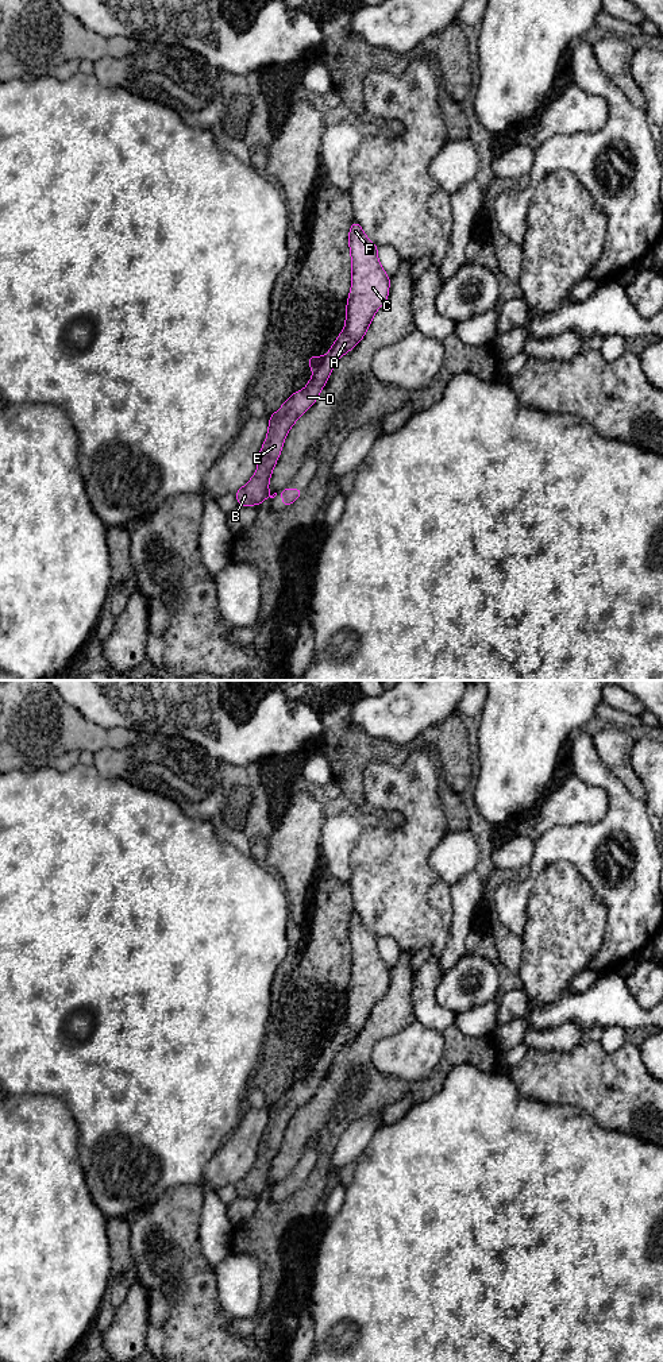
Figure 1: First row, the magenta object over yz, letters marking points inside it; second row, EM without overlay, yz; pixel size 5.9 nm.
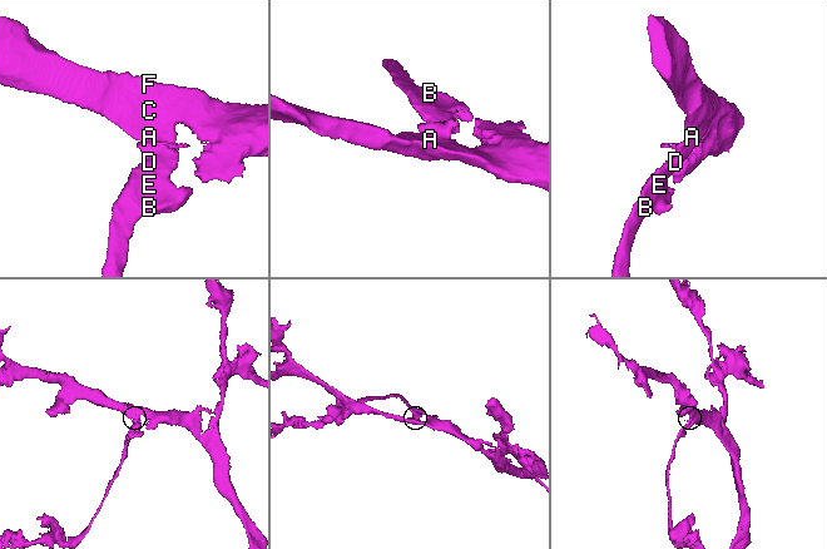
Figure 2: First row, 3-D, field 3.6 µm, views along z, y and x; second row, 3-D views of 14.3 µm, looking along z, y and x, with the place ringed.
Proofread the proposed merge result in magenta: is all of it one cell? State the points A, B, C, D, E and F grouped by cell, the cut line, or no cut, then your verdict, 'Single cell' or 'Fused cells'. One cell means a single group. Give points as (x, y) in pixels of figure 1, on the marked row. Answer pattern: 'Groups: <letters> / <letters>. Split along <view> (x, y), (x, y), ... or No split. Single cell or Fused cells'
Groups: A B C D E F. No split. Single cell

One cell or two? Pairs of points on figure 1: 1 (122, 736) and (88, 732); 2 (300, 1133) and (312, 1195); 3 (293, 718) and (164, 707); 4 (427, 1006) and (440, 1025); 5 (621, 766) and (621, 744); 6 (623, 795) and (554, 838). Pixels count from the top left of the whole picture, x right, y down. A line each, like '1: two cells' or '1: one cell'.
1: one cell
2: one cell
3: one cell
4: one cell
5: one cell
6: one cell

